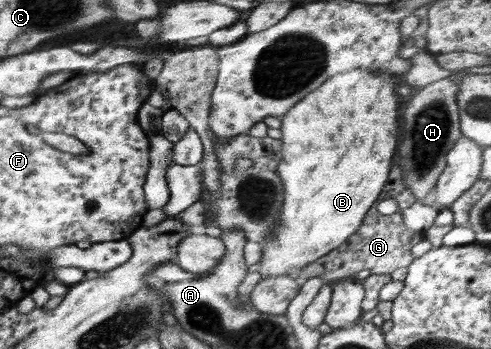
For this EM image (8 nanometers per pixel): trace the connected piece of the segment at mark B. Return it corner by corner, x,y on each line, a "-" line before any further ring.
351,69
331,78
328,78
317,90
313,90
311,94
303,97
301,102
297,102
297,106
292,106
282,117
280,117
282,125
282,160
277,167
277,174
283,183
284,201
281,206
278,224
276,230
271,233
270,238
263,242
264,253
263,258
257,263
261,263
261,276
263,279
272,276
291,275
297,276
301,269
313,262
324,254
331,253
338,246
341,246
345,241
352,236
352,234
361,226
365,215
372,208
373,204
377,202
378,196
383,192
385,183
388,181
389,168
391,168
391,160
395,156
395,148
397,148
397,96
395,96
397,82
397,75
394,73
376,73
372,70
365,69

